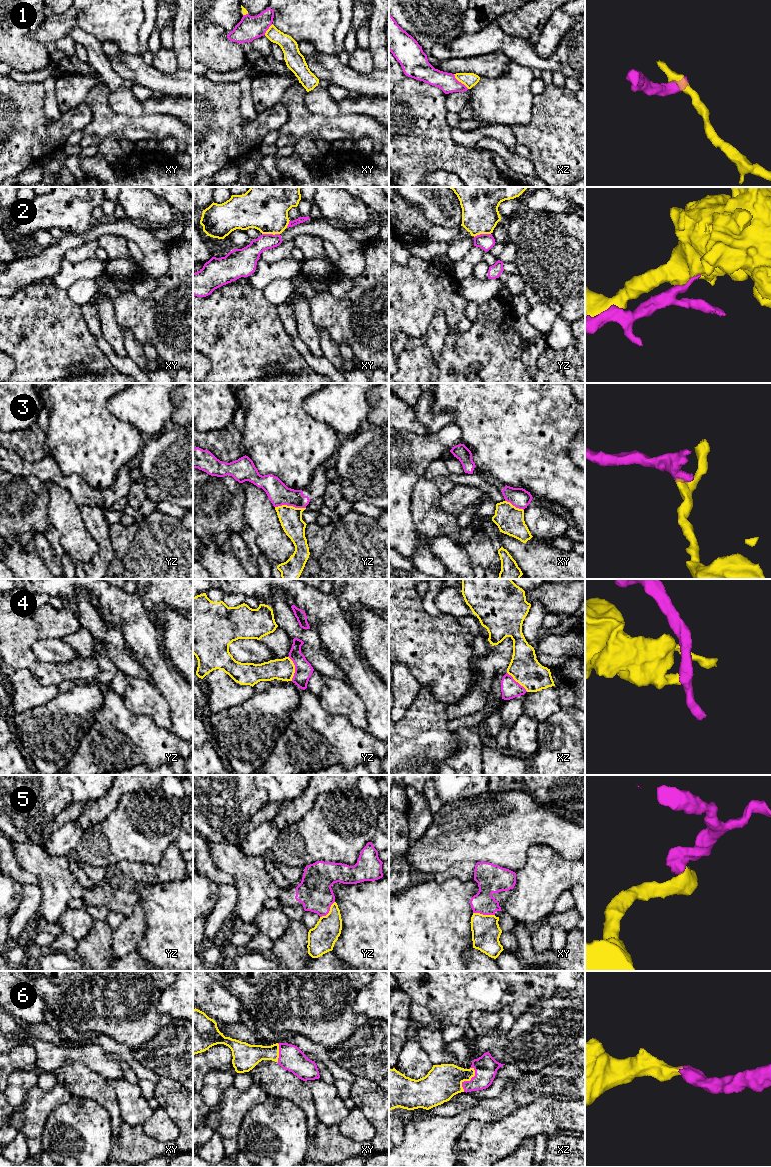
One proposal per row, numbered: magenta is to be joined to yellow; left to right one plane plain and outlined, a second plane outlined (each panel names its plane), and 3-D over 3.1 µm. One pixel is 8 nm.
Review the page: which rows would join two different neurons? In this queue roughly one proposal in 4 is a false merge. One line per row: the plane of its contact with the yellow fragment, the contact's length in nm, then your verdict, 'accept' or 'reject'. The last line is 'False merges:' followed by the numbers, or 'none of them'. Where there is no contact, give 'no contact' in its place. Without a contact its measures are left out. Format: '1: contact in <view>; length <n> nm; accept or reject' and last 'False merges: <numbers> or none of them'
1: contact in xz; length 170 nm; reject
2: contact in xy; length 140 nm; reject
3: contact in yz; length 240 nm; reject
4: contact in yz; length 200 nm; reject
5: contact in xy; length 180 nm; reject
6: contact in xz; length 220 nm; accept
False merges: 1, 2, 3, 4, 5

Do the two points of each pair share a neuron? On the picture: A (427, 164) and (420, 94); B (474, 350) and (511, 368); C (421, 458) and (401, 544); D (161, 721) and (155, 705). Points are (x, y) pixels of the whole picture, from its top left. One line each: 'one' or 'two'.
A: one
B: one
C: one
D: one

